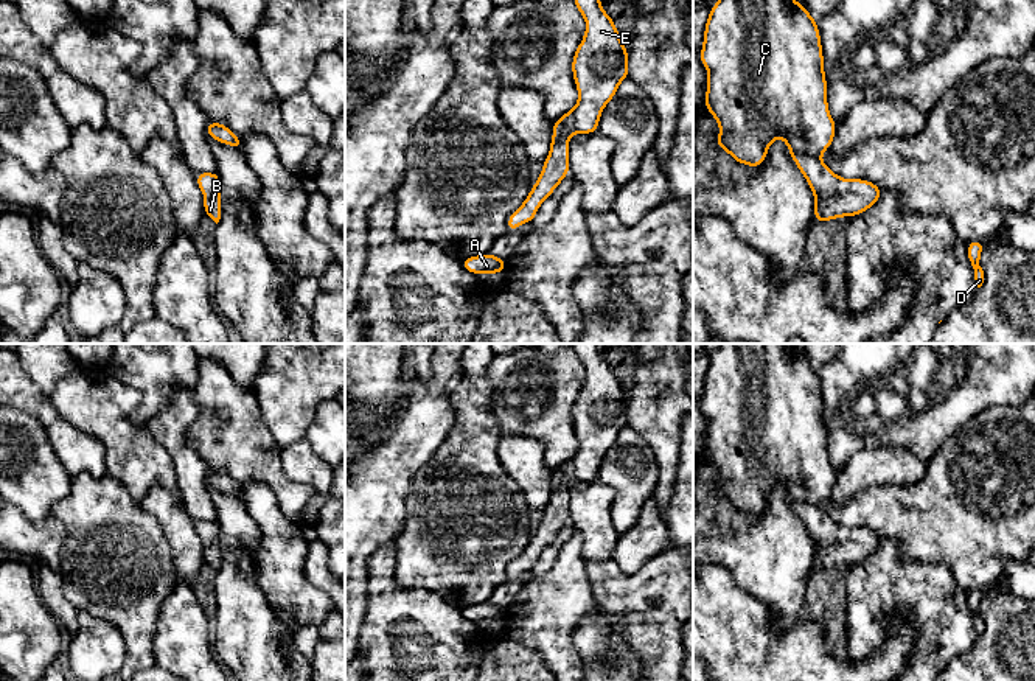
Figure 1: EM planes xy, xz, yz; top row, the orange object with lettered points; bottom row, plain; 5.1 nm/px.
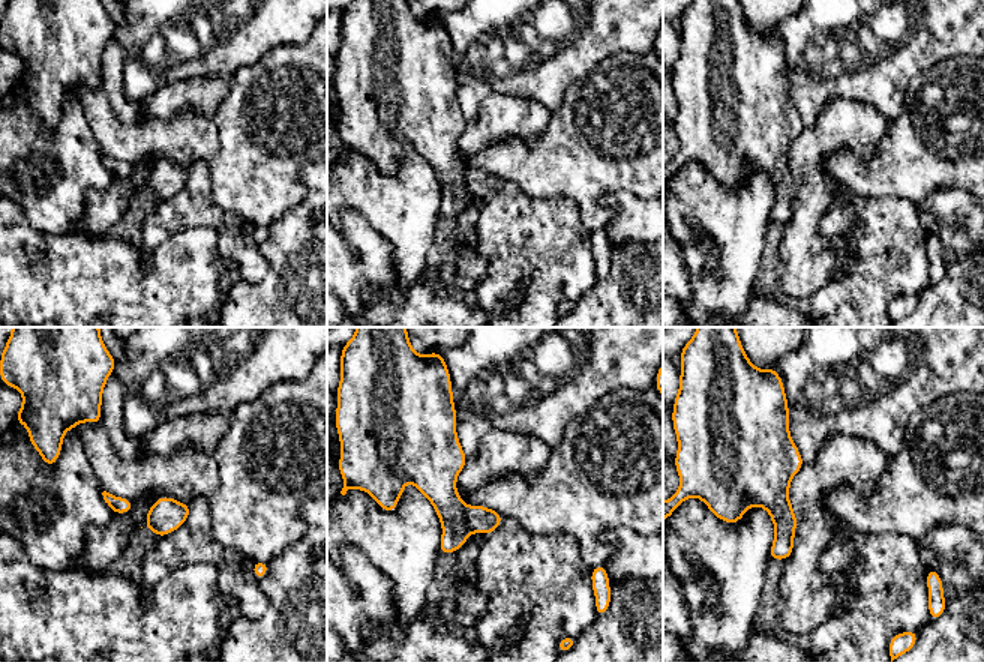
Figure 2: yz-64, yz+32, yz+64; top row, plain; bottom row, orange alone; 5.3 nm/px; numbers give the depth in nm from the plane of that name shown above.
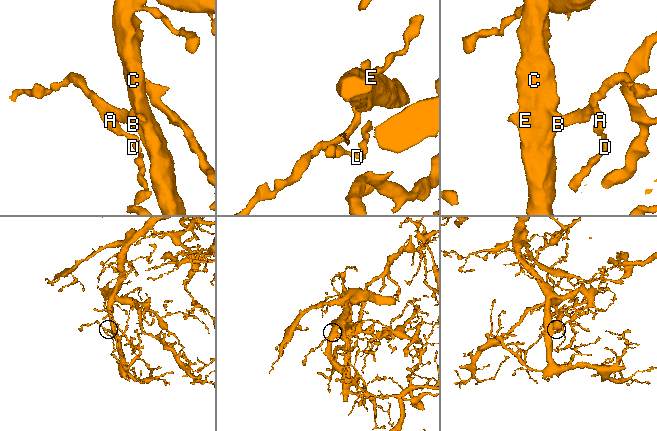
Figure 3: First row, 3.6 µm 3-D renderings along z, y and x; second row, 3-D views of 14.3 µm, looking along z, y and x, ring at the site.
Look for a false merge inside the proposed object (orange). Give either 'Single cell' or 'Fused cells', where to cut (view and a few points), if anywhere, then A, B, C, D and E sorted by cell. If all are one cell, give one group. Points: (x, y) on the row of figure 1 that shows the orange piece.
Single cell. No split. Groups: A B C D E

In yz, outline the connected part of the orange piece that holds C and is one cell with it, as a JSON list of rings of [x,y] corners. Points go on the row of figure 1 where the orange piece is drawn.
[[[718,0],[709,12],[699,59],[709,73],[704,107],[720,124],[716,148],[727,151],[735,162],[757,168],[766,160],[774,138],[782,137],[814,193],[813,218],[817,224],[842,216],[858,216],[884,194],[870,180],[841,179],[821,160],[822,152],[833,143],[836,123],[828,112],[821,34],[816,19],[803,5],[796,0]]]

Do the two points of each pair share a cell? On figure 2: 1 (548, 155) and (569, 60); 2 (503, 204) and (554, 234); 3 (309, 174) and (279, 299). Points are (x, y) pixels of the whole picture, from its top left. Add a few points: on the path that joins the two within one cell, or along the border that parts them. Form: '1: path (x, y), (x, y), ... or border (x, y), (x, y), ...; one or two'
1: border (576, 80), (569, 87), (563, 104), (552, 114); two
2: path (515, 216), (533, 234), (542, 234); one
3: path (309, 206), (297, 219), (297, 267); one

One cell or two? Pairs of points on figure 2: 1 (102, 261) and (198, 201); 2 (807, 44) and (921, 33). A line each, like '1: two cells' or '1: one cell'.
1: two cells
2: one cell

